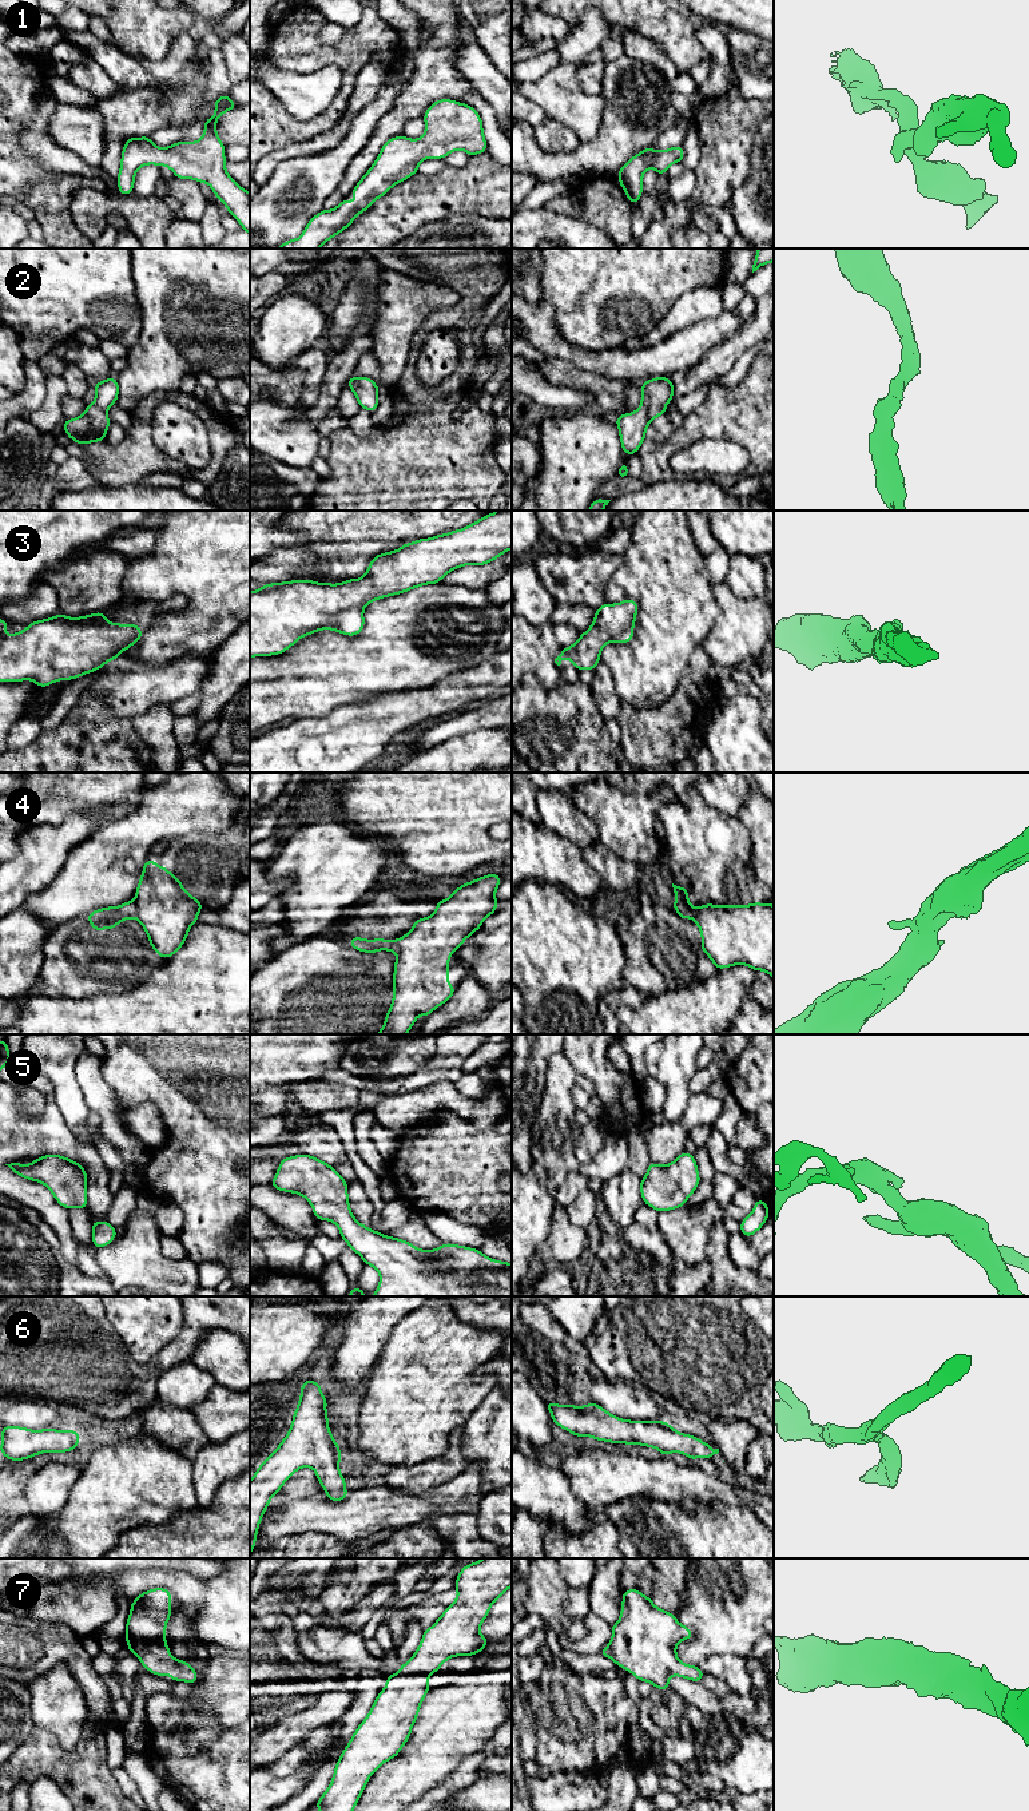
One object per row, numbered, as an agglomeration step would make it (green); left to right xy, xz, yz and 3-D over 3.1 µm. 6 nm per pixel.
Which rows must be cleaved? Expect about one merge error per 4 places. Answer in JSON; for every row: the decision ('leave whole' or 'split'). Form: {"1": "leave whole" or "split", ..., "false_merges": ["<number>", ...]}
{"1": "leave whole", "2": "leave whole", "3": "leave whole", "4": "split", "5": "leave whole", "6": "leave whole", "7": "leave whole", "false_merges": ["4"]}

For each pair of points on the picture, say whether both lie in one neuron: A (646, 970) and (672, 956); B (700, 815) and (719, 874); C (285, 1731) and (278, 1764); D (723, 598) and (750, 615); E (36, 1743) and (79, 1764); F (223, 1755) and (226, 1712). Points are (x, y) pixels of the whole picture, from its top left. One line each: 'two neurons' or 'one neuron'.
A: one neuron
B: one neuron
C: two neurons
D: one neuron
E: one neuron
F: two neurons

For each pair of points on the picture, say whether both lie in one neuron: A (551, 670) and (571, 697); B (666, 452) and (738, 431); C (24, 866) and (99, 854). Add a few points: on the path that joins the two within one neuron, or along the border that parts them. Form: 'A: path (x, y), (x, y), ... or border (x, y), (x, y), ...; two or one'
A: border (560, 680), (548, 690); two
B: path (683, 437), (692, 429), (720, 429); one
C: border (87, 837), (71, 850), (60, 872), (47, 885); two

